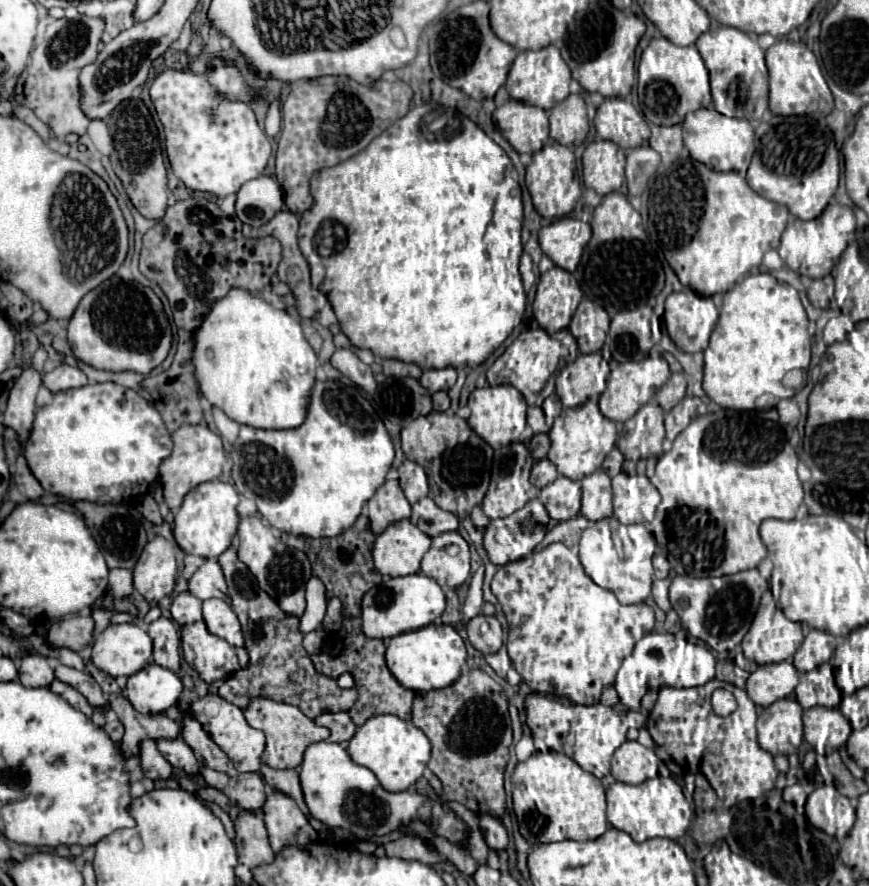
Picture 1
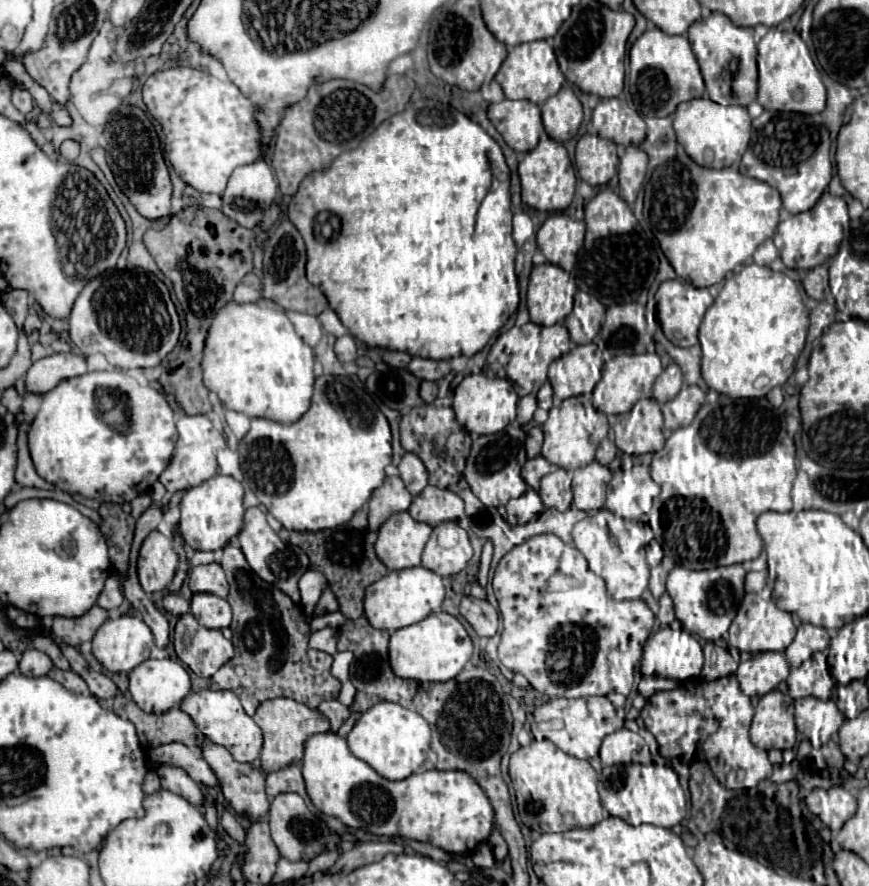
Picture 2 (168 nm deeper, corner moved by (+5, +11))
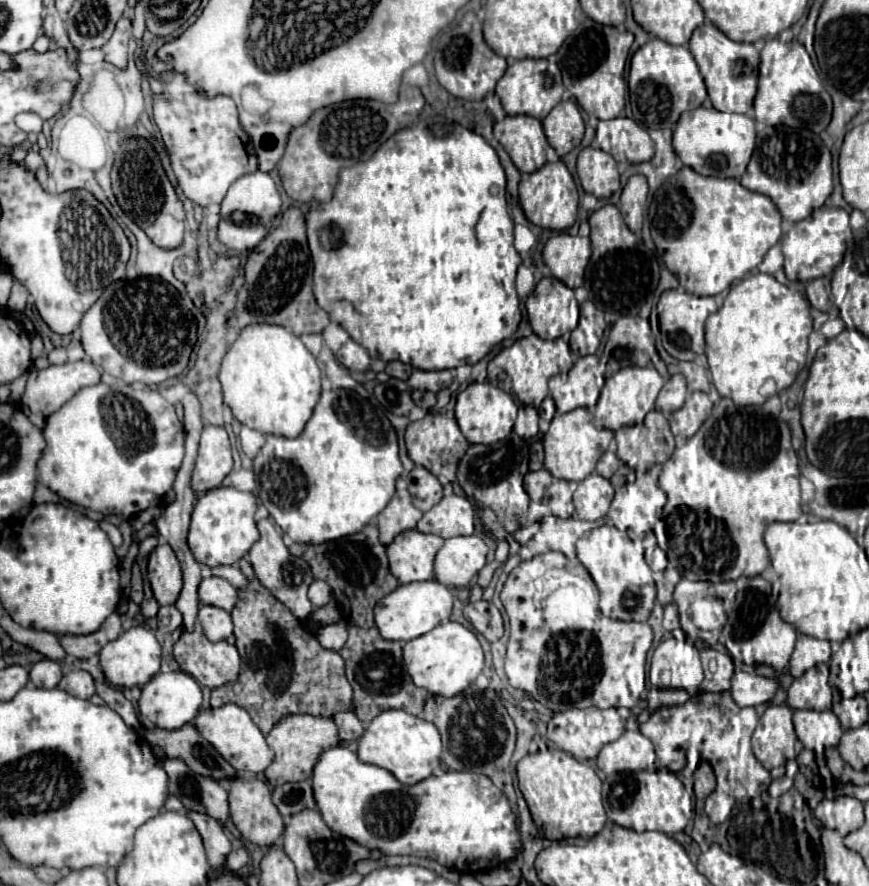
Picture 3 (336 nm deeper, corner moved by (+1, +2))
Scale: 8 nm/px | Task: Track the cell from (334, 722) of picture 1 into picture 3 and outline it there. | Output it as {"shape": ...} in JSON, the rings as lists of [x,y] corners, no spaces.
{"shape":[[[339,712],[333,716],[341,740],[359,740],[363,736],[363,724],[353,712]]]}

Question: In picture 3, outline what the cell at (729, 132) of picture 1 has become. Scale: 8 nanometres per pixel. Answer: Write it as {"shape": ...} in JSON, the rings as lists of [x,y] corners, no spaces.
{"shape":[[[695,108],[683,112],[673,132],[673,150],[681,162],[701,176],[719,176],[739,180],[755,148],[755,122],[745,114],[719,112],[715,108]]]}

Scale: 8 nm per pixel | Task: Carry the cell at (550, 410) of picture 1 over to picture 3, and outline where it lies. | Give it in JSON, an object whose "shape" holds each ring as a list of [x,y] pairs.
{"shape":[[[546,397],[539,407],[539,416],[541,420],[548,422],[553,419],[556,412],[554,400],[551,397]]]}

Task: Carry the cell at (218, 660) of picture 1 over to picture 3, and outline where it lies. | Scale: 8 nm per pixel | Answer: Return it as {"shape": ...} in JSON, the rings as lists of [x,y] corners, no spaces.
{"shape":[[[195,628],[193,632],[183,632],[179,642],[175,644],[175,660],[181,666],[183,672],[191,674],[199,684],[213,688],[219,688],[227,682],[235,682],[241,670],[241,658],[235,646],[227,642],[209,642],[201,628]]]}

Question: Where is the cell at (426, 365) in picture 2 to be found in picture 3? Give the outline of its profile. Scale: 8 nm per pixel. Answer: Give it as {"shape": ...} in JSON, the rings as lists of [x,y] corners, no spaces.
{"shape":[[[413,370],[409,376],[407,384],[417,390],[429,390],[429,392],[439,392],[453,382],[453,372],[451,370],[439,370],[439,372],[425,372],[425,370]]]}

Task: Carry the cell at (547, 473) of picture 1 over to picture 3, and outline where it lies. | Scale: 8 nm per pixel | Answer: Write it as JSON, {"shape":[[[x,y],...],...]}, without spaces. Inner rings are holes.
{"shape":[[[537,470],[537,472],[529,472],[525,476],[525,490],[532,503],[529,505],[528,513],[538,513],[539,511],[532,510],[535,507],[535,502],[543,502],[545,496],[545,490],[549,488],[549,484],[553,482],[553,476],[547,472],[547,470]],[[533,500],[533,501],[532,501]],[[534,502],[534,503],[533,503]]]}

